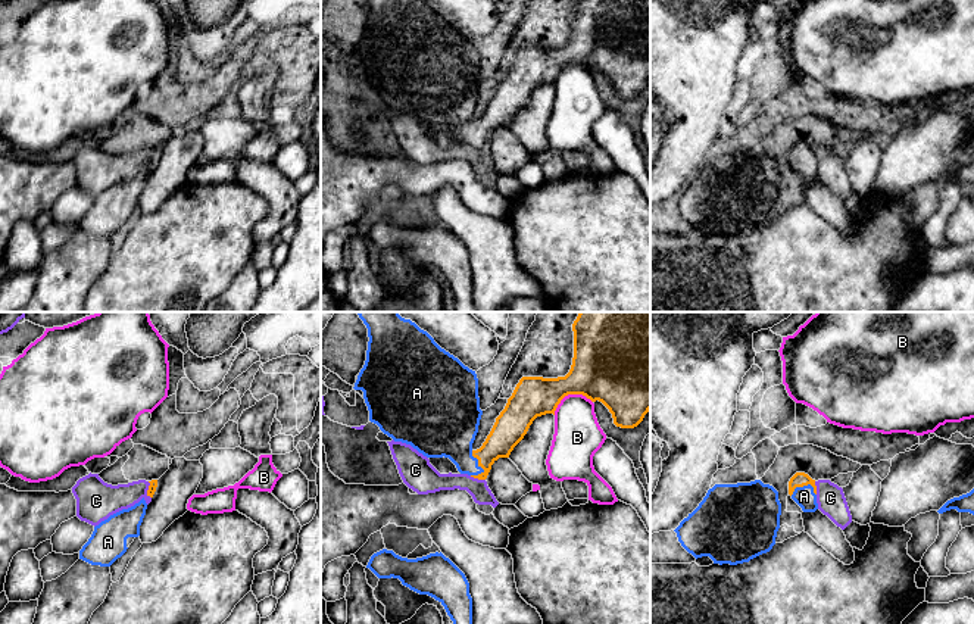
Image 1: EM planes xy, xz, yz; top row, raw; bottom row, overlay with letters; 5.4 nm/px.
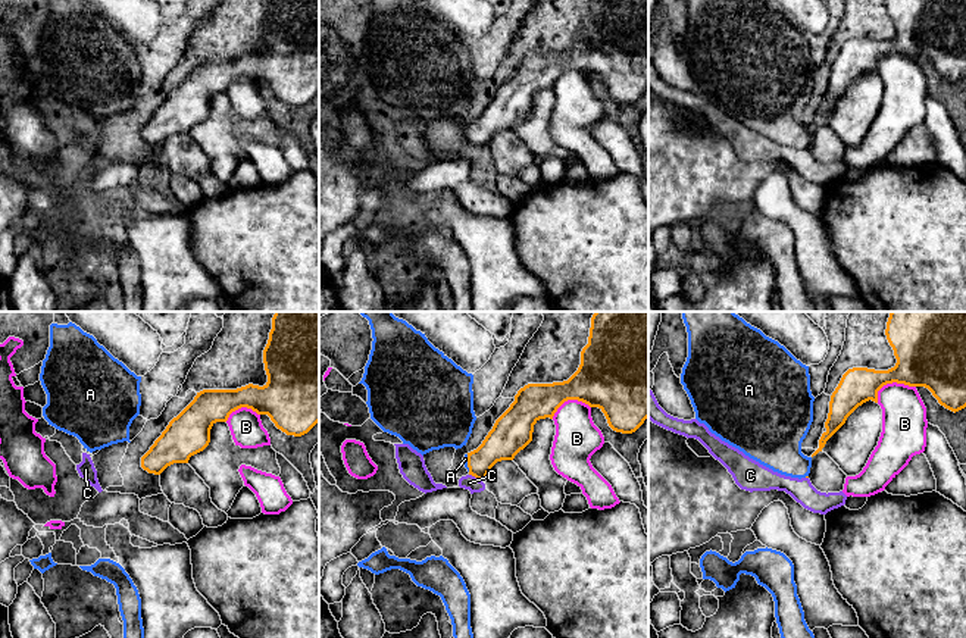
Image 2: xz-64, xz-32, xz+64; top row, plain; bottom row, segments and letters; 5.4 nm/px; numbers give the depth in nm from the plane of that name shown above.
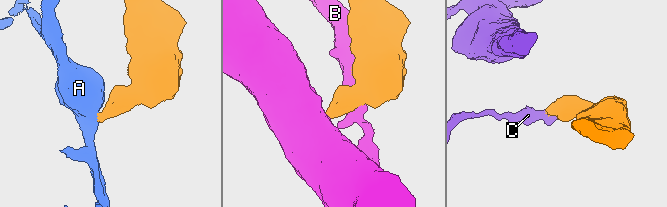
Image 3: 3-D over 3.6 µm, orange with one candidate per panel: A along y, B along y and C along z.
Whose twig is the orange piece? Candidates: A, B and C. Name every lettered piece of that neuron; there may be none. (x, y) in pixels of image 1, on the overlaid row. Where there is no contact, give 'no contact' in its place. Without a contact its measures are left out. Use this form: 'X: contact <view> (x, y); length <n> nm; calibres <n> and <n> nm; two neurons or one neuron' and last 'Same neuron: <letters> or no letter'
A: contact xz (478, 464); length 150 nm; calibres 170 and 300 nm; one neuron
B: contact xz (570, 393); length 220 nm; calibres 380 and 260 nm; two neurons
C: contact xz (477, 477); length 90 nm; calibres 160 and 120 nm; two neurons
Same neuron: A

